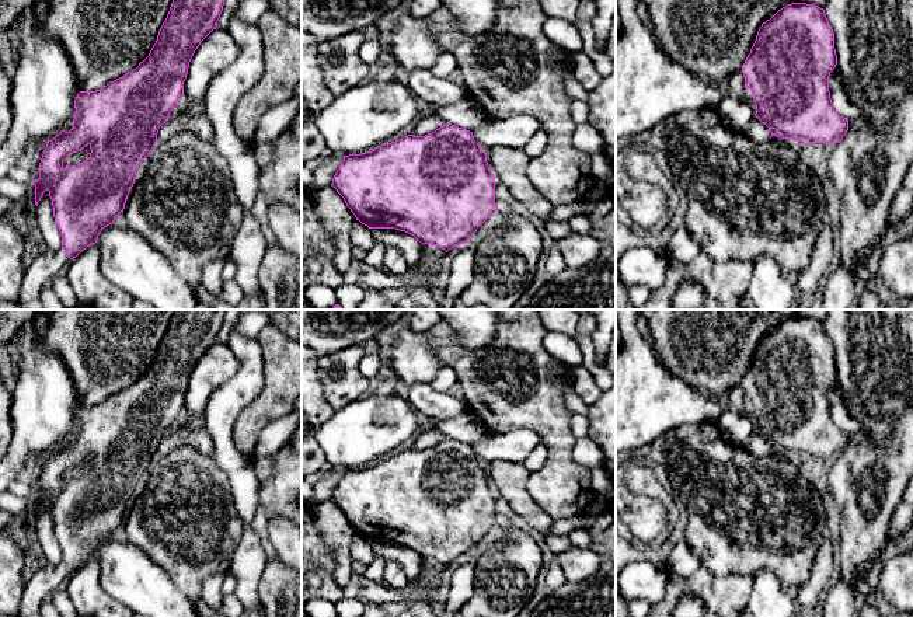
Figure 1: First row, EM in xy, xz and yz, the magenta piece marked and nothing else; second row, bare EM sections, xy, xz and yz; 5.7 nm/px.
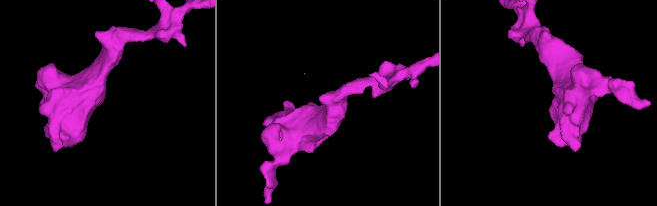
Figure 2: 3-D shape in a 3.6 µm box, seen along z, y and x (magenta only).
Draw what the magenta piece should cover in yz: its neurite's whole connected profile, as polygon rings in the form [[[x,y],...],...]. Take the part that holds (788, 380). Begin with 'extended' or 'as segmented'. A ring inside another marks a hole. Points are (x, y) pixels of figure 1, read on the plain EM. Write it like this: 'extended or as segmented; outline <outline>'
as segmented; outline [[[806,317],[787,318],[762,338],[750,367],[742,380],[745,401],[752,404],[756,418],[755,430],[770,443],[771,450],[780,453],[794,453],[805,460],[811,457],[840,456],[848,445],[848,433],[834,425],[830,412],[829,390],[836,379],[834,346],[825,324]]]

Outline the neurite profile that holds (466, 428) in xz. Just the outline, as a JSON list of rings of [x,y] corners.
[[[470,412],[454,418],[435,419],[435,429],[470,446],[488,435],[484,423]]]

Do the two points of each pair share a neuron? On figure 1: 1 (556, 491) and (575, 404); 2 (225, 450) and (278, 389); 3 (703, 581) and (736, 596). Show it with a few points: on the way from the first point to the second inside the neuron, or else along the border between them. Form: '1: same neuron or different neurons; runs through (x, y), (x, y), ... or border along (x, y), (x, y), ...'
1: different neurons; border along (554, 384), (564, 404), (572, 412)
2: different neurons; border along (244, 408), (233, 426), (233, 443), (251, 457)
3: same neuron; runs through (710, 589), (728, 596)

